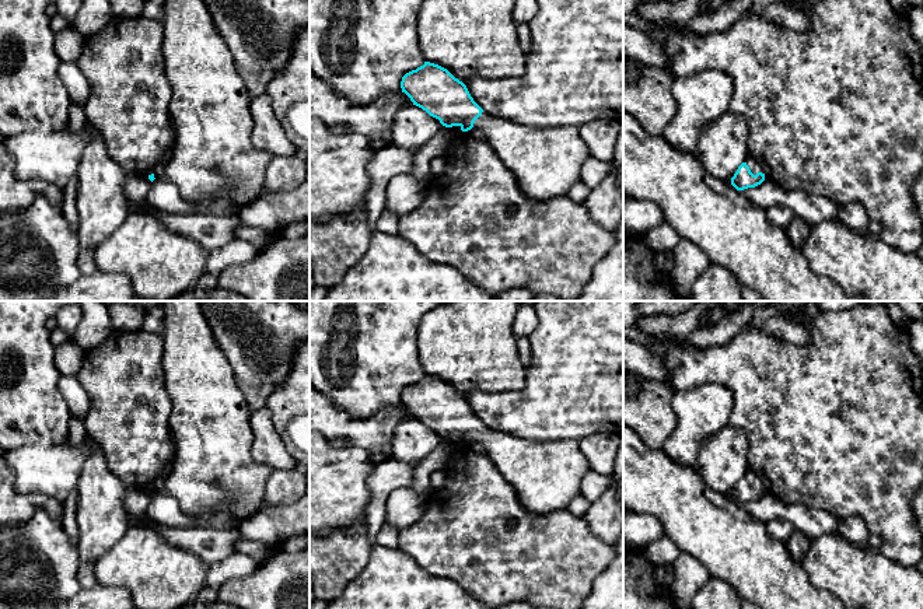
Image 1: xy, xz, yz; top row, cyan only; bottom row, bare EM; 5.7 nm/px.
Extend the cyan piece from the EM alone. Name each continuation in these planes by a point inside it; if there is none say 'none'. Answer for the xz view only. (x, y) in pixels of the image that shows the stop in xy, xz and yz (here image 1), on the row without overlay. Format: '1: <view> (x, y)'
1: xz (546, 476)

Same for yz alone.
1: yz (755, 480)

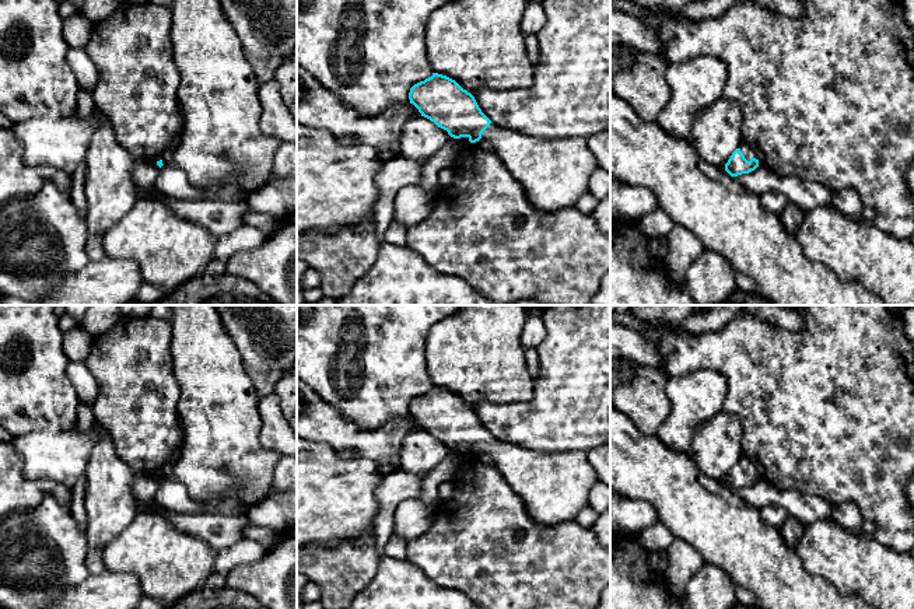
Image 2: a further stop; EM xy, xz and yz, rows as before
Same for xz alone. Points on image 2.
1: xz (554, 487)

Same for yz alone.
1: yz (749, 466)

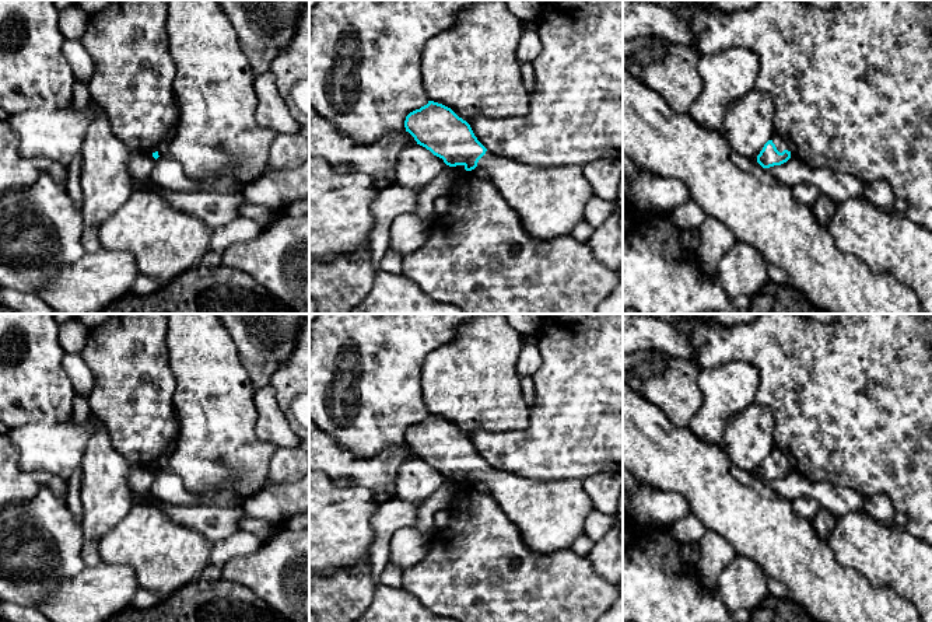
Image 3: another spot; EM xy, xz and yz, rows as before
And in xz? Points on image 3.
1: xz (550, 516)

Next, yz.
1: yz (781, 458)

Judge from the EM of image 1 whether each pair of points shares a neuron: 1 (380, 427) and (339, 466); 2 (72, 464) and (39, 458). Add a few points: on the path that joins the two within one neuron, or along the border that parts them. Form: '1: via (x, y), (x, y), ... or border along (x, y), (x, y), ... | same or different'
1: border along (327, 437), (335, 445), (357, 445), (371, 452) | different
2: via (63, 464), (48, 464) | same

